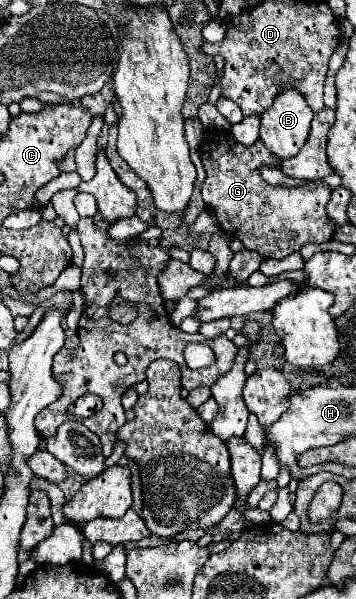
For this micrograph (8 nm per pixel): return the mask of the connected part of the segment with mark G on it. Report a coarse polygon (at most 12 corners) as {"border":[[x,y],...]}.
{"border":[[261,140],[201,146],[203,202],[263,258],[327,242],[325,180],[285,188]]}

